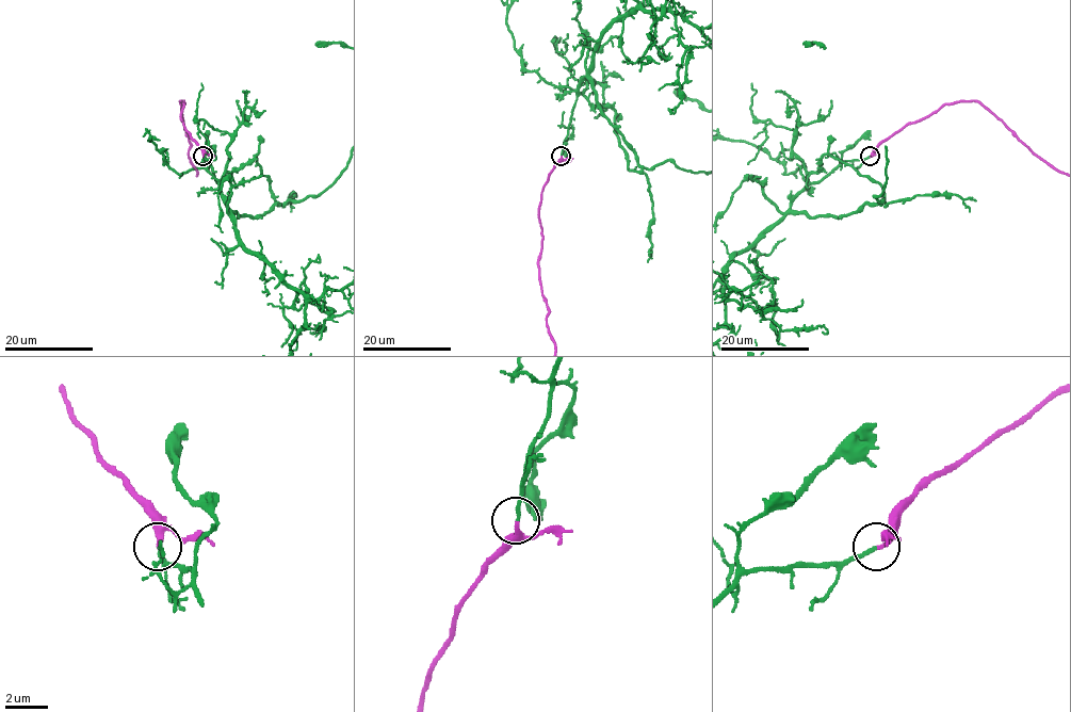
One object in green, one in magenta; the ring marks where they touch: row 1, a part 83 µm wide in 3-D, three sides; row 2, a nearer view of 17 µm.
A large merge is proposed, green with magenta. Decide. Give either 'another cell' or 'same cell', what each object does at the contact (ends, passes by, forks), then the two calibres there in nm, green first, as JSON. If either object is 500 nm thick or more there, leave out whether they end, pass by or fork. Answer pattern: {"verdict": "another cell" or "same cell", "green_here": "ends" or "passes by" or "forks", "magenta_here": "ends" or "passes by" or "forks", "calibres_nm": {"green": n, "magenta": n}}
{"verdict": "same cell", "green_here": "ends", "magenta_here": "ends", "calibres_nm": {"green": 170, "magenta": 240}}

